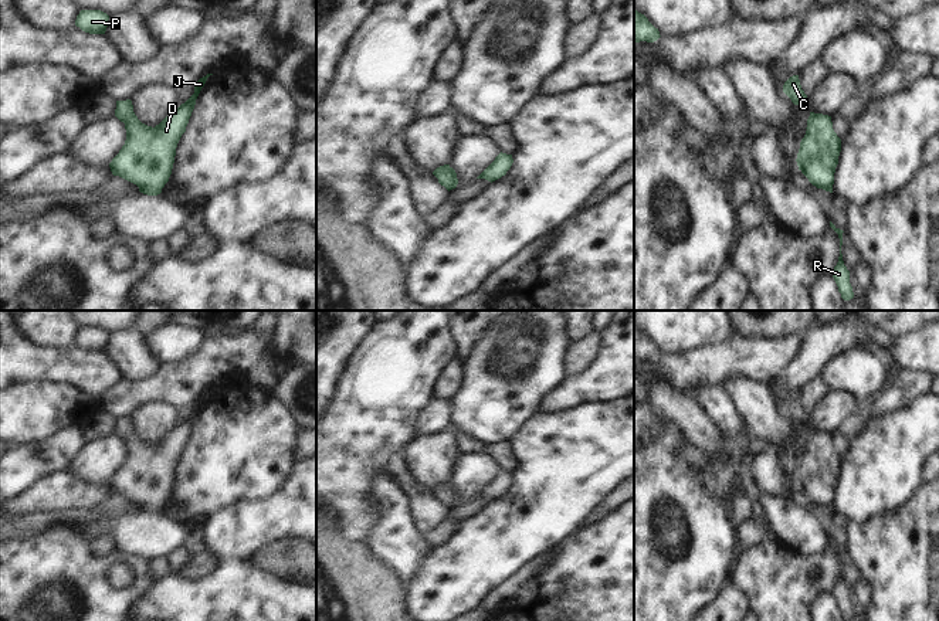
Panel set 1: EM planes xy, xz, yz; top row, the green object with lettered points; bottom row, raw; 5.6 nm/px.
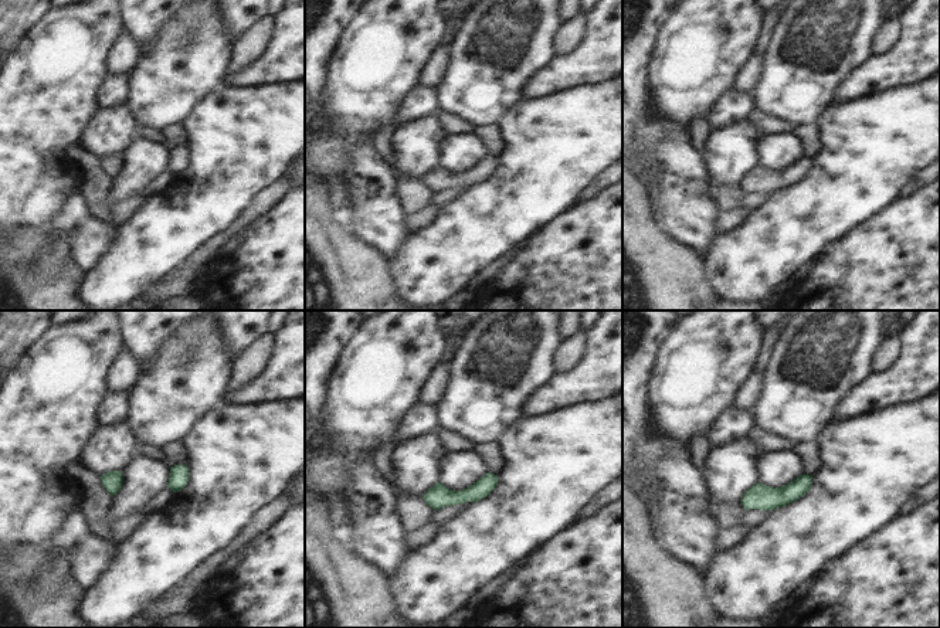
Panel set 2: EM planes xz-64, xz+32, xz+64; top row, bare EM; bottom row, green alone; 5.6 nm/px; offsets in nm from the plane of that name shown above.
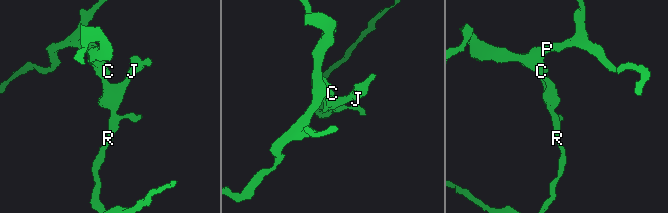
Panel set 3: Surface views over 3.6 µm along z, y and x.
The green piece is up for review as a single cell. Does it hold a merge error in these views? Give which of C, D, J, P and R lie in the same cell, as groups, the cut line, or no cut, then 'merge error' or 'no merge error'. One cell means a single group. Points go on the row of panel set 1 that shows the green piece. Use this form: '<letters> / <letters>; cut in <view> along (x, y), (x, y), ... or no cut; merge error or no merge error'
C D J P R; no cut; no merge error

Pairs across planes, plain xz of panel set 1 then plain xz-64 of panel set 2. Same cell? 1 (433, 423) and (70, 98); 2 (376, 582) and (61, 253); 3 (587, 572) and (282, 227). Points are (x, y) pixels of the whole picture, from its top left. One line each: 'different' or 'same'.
1: different
2: different
3: same

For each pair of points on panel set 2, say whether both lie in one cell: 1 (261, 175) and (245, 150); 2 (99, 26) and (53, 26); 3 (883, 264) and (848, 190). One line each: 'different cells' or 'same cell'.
1: same cell
2: same cell
3: different cells

